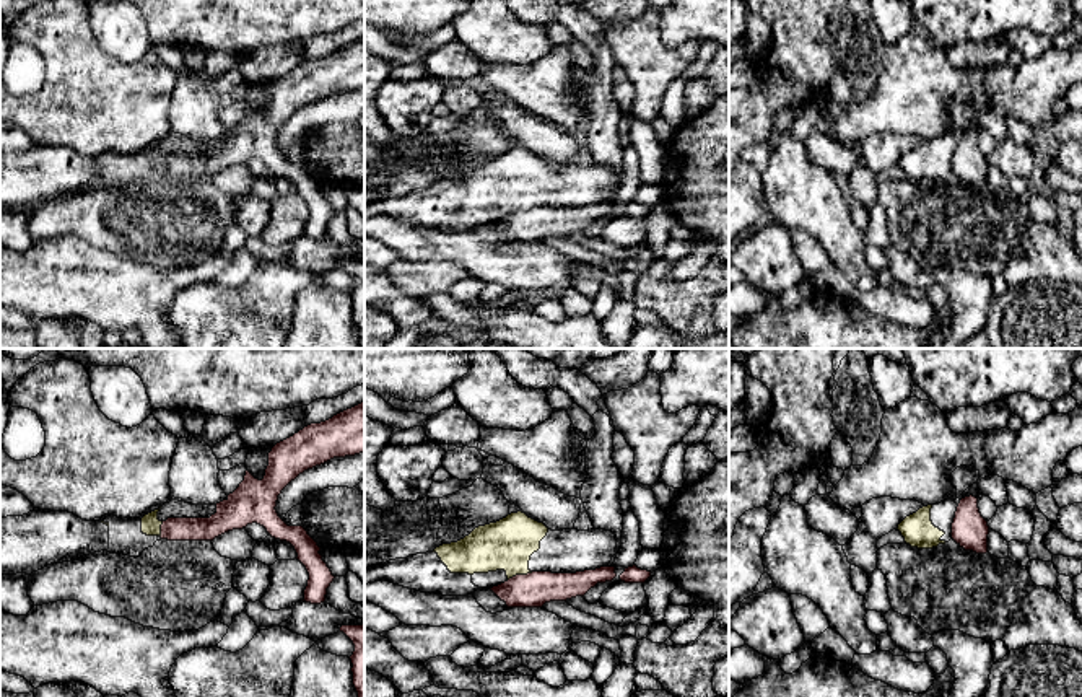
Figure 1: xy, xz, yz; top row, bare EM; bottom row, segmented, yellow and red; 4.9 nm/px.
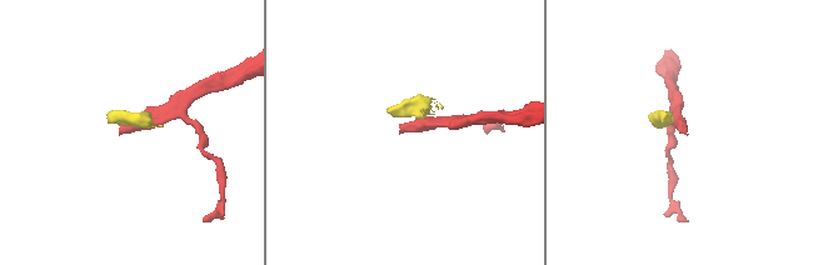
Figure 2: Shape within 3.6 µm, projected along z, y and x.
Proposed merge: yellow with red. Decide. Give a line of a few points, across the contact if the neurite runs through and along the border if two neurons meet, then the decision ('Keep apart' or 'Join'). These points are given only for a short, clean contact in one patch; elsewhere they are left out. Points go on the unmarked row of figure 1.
Line: xz (532, 207), (513, 210), (508, 215). Keep apart

